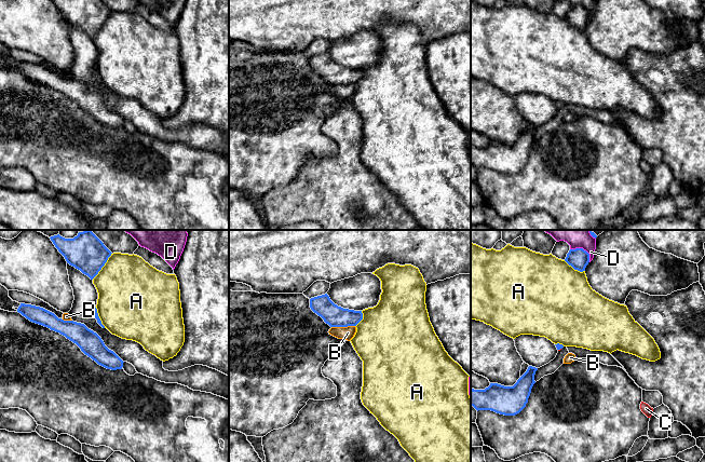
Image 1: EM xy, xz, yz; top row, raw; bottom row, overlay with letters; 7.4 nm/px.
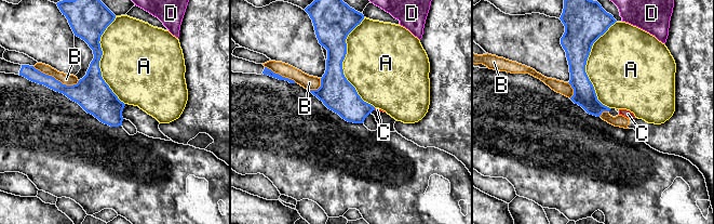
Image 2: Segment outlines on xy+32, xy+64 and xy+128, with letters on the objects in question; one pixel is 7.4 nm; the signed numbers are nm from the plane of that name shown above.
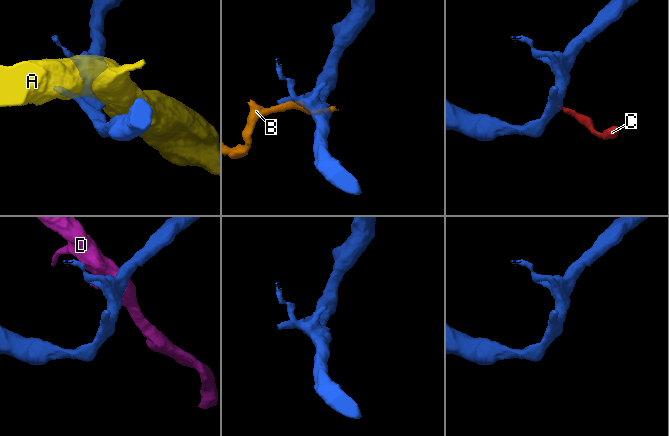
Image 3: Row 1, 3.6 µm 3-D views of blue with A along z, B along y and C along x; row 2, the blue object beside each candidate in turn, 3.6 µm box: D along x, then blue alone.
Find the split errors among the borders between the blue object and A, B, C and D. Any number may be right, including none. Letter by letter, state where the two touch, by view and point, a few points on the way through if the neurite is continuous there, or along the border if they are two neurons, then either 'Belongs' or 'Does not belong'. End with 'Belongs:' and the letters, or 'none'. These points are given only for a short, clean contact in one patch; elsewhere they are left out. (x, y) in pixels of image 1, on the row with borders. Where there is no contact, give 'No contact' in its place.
A: Touches blue at xy (104, 265). Does not belong
B: Touches blue at xz (342, 326). Does not belong
C: Touches blue at yz (559, 349). Path across: yz (558, 345), (559, 349), (560, 349). Belongs
D: Touches blue at yz (582, 248). Boundary: yz (570, 248), (583, 248), (588, 254), (590, 261). Does not belong
Belongs: C

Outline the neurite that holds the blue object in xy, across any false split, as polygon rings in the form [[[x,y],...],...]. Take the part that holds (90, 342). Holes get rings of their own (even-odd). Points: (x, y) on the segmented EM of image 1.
[[[21,303],[17,312],[30,322],[65,336],[98,365],[111,370],[122,369],[124,362],[105,345],[96,332],[89,329],[84,324],[64,321],[54,313],[31,304]]]

